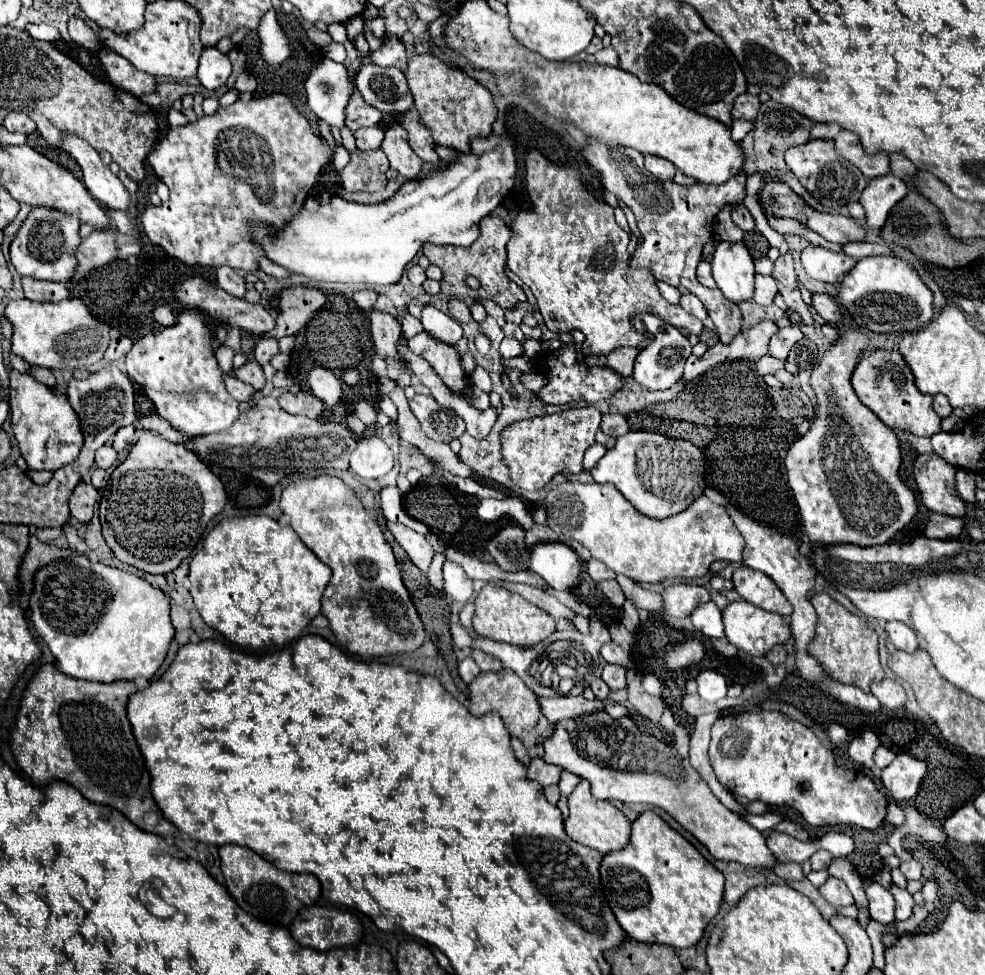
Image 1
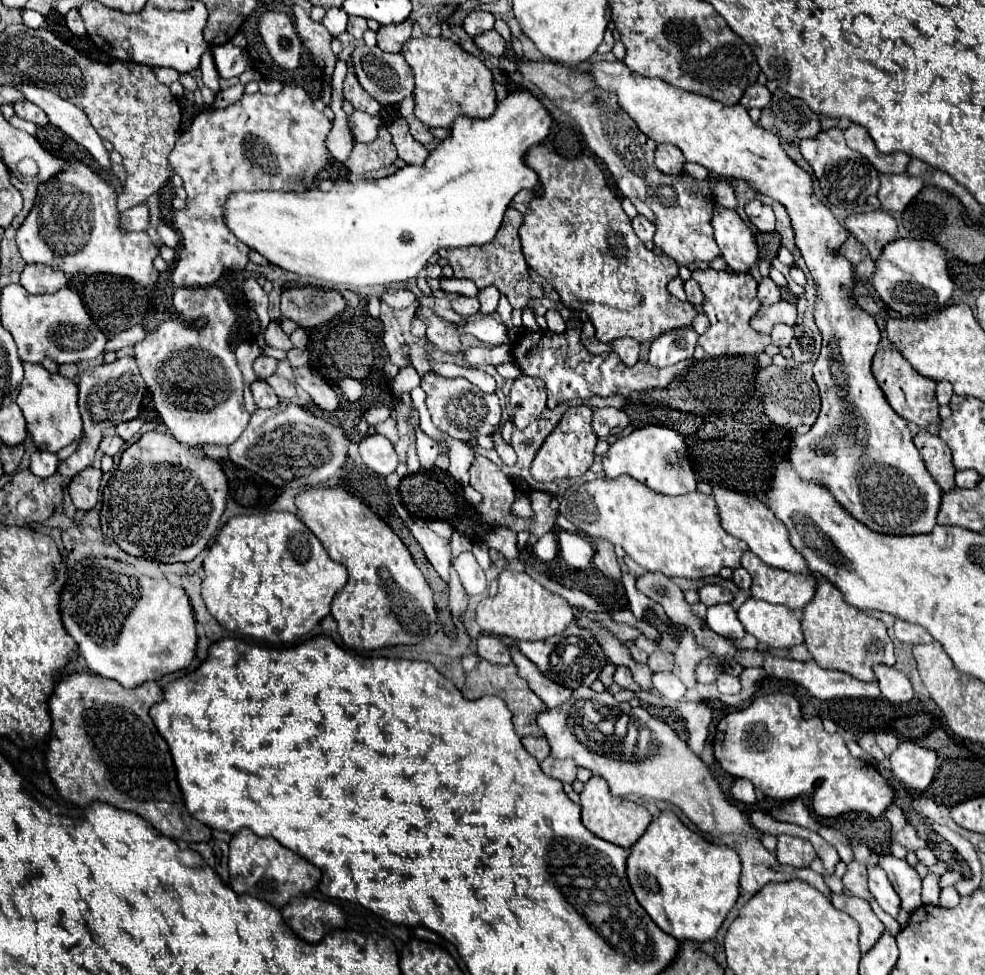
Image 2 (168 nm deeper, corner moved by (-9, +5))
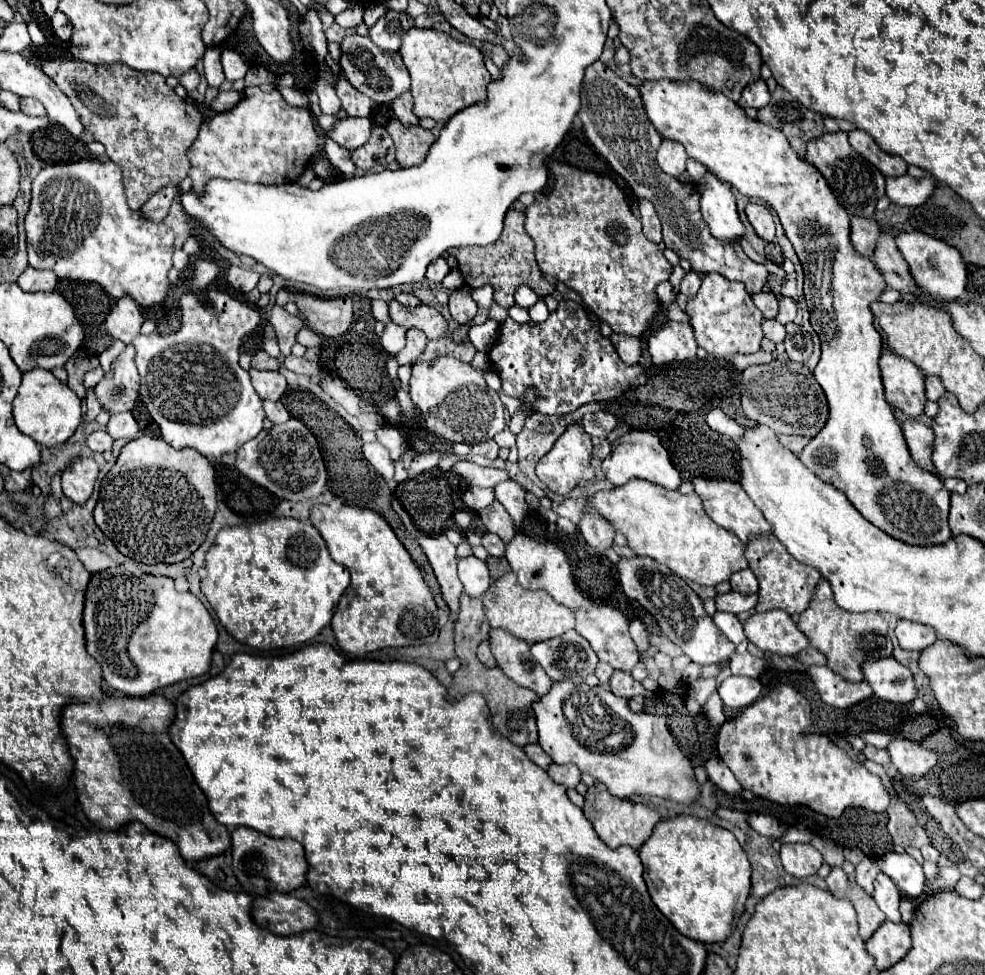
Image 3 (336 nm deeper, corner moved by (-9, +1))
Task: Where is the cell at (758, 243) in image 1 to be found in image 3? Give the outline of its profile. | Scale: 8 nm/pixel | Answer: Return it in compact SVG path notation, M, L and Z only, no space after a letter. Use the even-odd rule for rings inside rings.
M767 243L765 245L765 257L769 261L773 261L775 265L781 265L783 263L783 255L781 255L781 247L777 243Z

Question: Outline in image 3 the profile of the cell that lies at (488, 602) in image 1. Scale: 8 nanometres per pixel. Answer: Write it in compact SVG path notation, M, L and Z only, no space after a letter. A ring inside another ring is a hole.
M513 573L499 577L489 587L489 591L483 595L483 607L485 607L485 617L491 629L505 629L507 633L527 643L559 637L565 631L573 629L573 623L575 623L575 615L571 609L555 603L551 595L547 595L545 591L529 591L521 587Z

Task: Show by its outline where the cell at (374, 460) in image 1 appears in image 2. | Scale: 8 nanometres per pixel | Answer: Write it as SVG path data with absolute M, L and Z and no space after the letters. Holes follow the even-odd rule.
M379 433L363 437L363 441L359 443L359 455L365 461L365 465L379 475L391 475L399 463L395 447L389 443L387 437Z

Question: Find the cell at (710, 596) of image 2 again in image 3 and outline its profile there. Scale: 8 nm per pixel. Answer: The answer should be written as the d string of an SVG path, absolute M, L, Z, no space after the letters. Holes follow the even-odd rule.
M729 591L729 593L717 593L715 597L715 605L717 611L729 611L729 613L743 613L743 611L751 611L757 603L757 595L743 595L737 591Z

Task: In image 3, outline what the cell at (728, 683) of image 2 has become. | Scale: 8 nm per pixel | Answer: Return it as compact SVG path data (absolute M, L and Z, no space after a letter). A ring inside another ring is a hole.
M727 677L719 687L717 687L719 697L723 699L723 703L731 709L743 709L747 705L751 705L759 693L761 693L761 683L757 679L749 679L749 677Z

